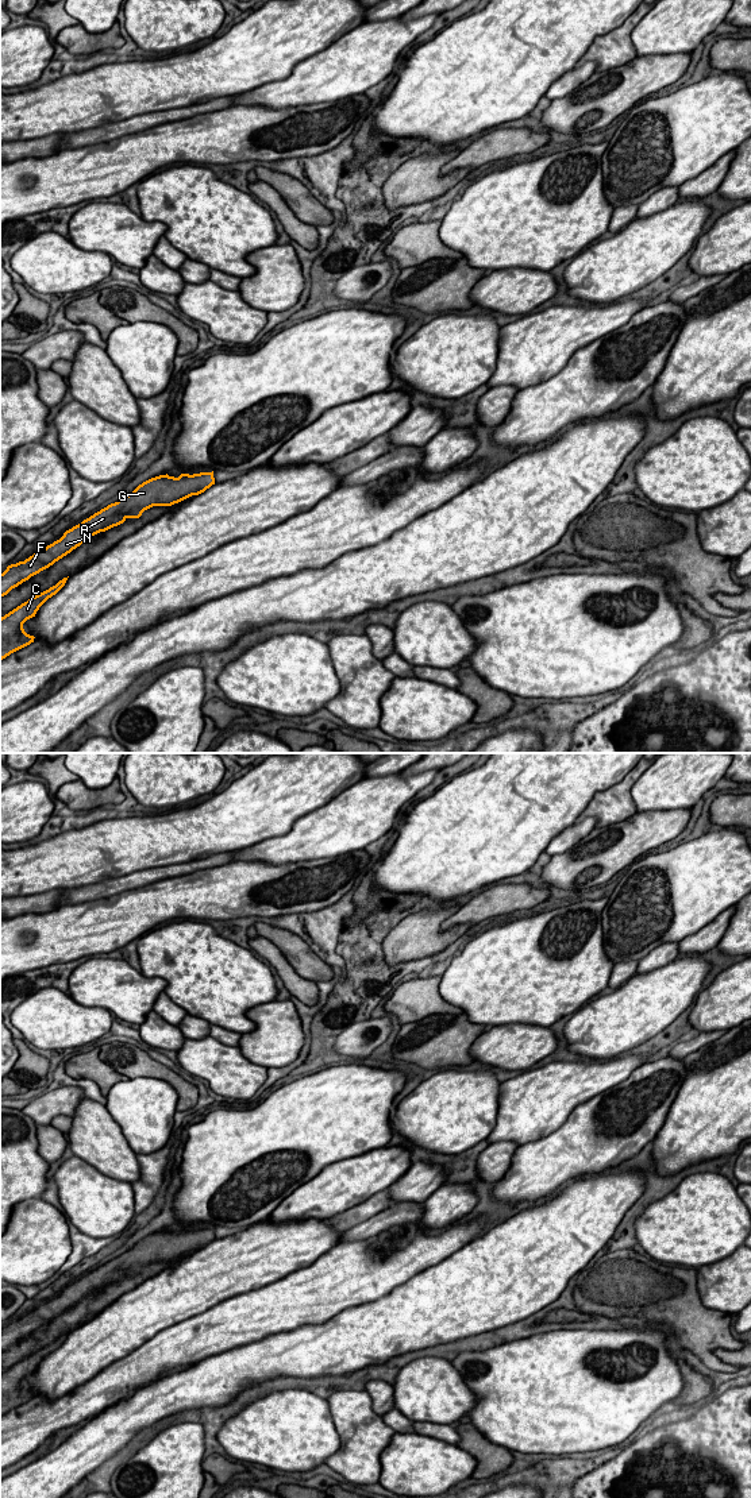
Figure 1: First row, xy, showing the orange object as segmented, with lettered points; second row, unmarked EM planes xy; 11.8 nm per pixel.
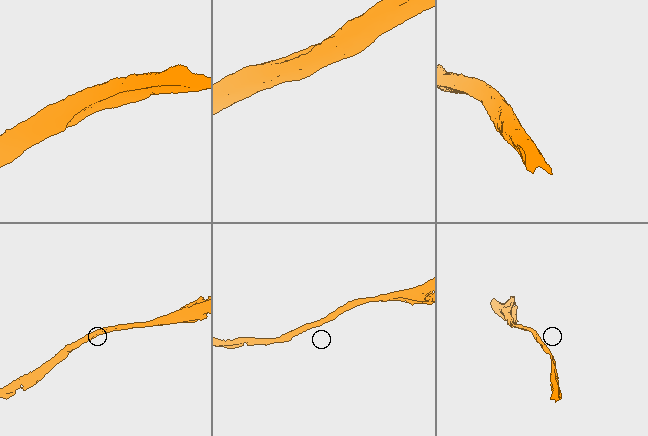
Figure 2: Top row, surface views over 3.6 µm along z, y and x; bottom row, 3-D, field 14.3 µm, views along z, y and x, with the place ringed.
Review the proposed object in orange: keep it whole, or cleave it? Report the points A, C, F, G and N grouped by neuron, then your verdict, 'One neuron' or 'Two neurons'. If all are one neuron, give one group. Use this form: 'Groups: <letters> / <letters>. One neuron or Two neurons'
Groups: A C F G N. One neuron

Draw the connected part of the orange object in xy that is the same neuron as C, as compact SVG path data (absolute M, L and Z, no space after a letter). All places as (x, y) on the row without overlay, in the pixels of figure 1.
M63 1333L55 1341L30 1354L0 1374L0 1416L34 1398L35 1393L24 1387L23 1379L35 1372L39 1363L55 1351L65 1341L66 1336L68 1333Z

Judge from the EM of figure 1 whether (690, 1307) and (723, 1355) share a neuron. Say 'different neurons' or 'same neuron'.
different neurons

